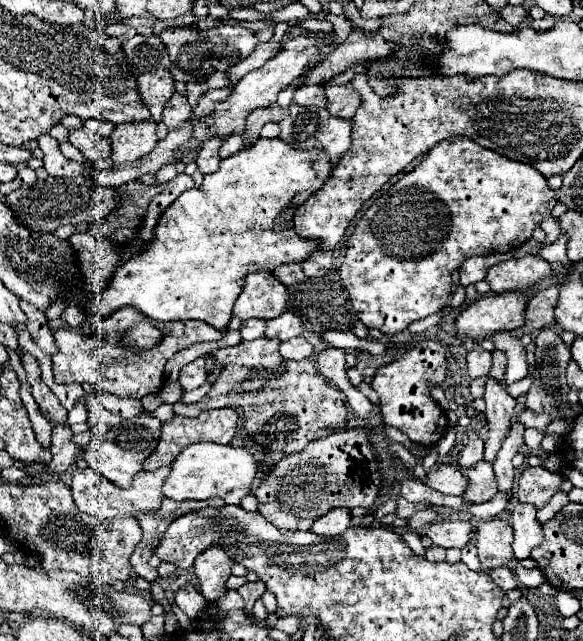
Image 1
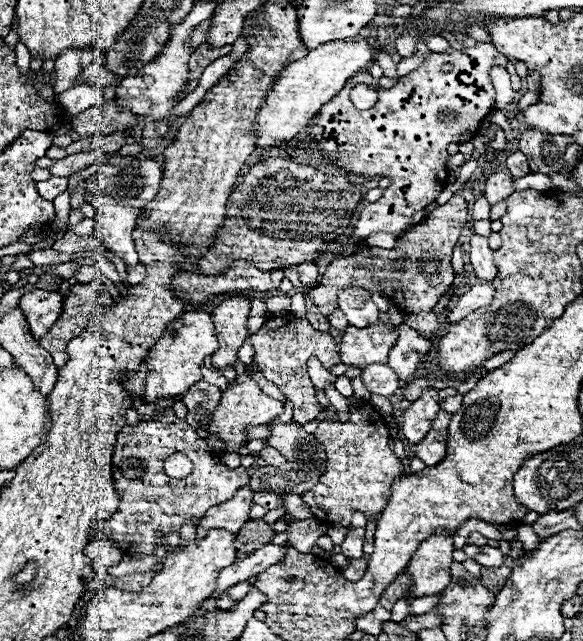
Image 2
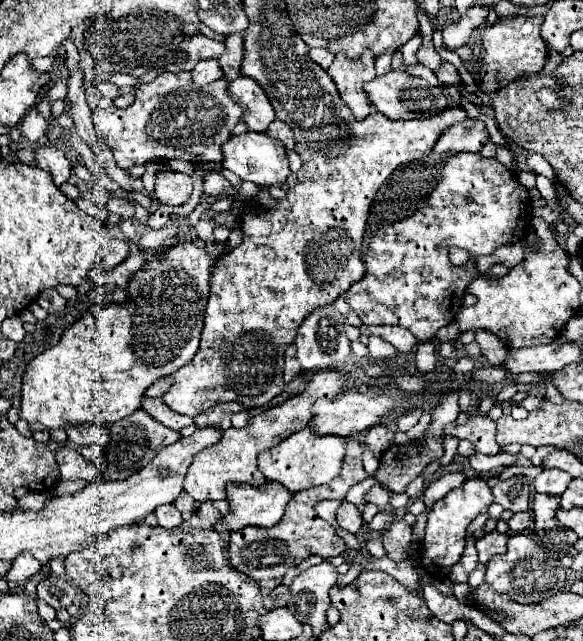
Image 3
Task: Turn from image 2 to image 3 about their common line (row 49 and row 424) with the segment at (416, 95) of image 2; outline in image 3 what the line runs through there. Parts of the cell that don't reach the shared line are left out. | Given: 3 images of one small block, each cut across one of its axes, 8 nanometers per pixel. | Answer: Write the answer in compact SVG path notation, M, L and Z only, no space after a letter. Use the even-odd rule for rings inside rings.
M478 412L470 414L470 420L464 426L446 426L442 436L458 436L458 438L468 438L470 442L474 442L476 452L480 454L498 454L500 446L496 444L496 422L490 420L488 416L480 416Z

